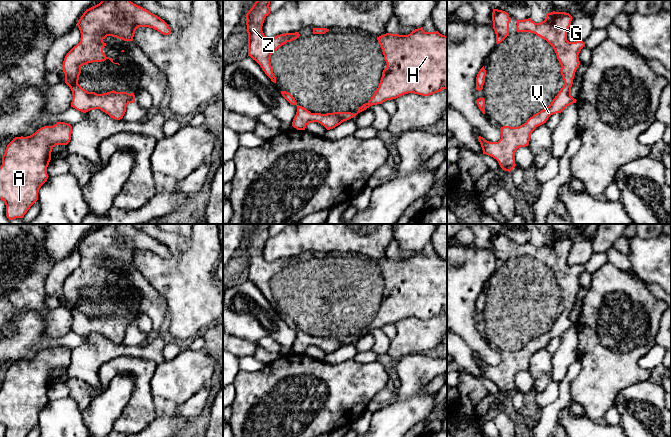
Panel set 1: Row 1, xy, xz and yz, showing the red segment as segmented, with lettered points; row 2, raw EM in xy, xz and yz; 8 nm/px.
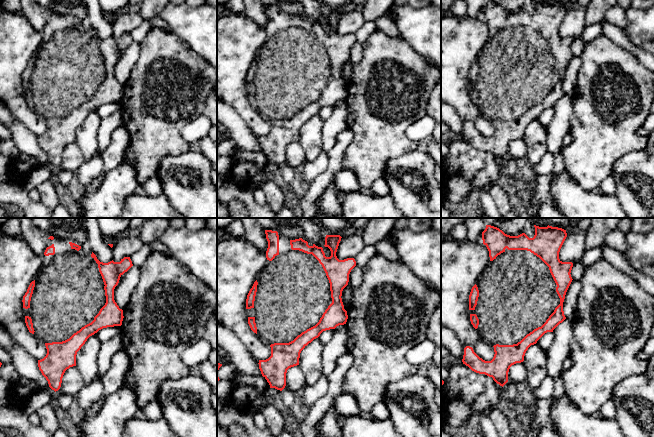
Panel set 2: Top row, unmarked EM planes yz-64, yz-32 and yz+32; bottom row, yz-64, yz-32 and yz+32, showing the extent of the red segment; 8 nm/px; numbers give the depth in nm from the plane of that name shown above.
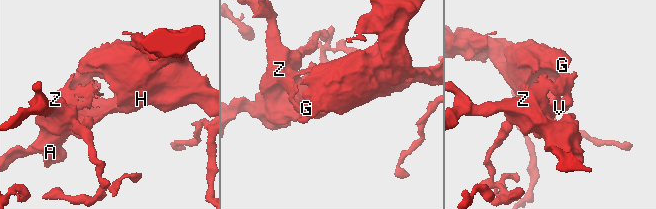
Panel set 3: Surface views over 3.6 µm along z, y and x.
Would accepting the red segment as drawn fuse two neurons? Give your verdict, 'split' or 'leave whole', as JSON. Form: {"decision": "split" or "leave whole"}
{"decision": "leave whole"}

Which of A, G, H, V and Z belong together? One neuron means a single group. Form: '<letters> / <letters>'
A G H V Z

